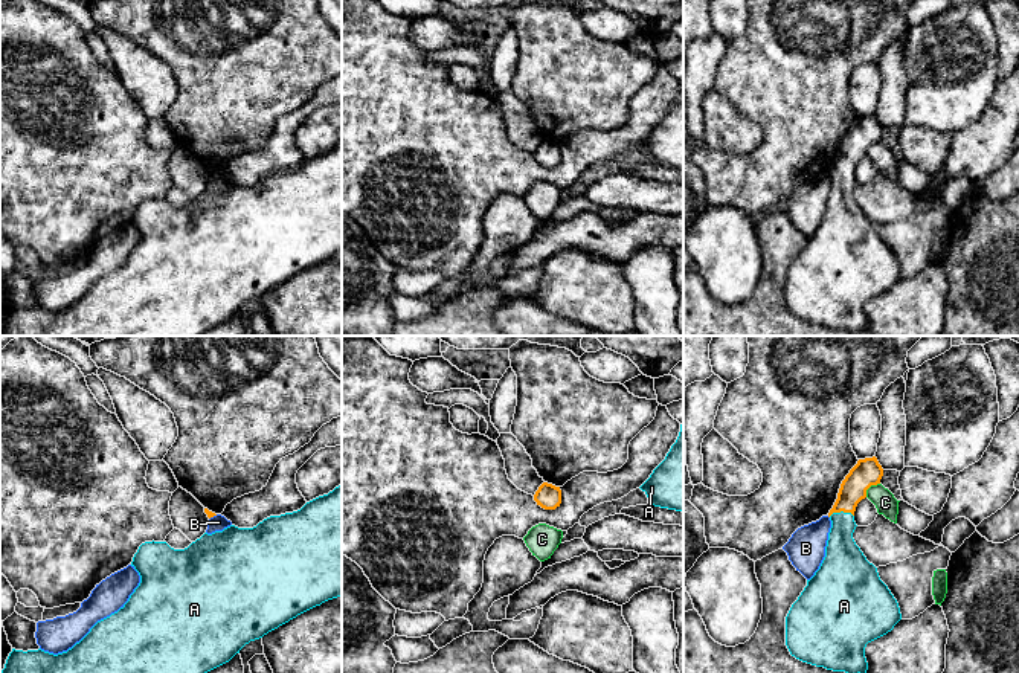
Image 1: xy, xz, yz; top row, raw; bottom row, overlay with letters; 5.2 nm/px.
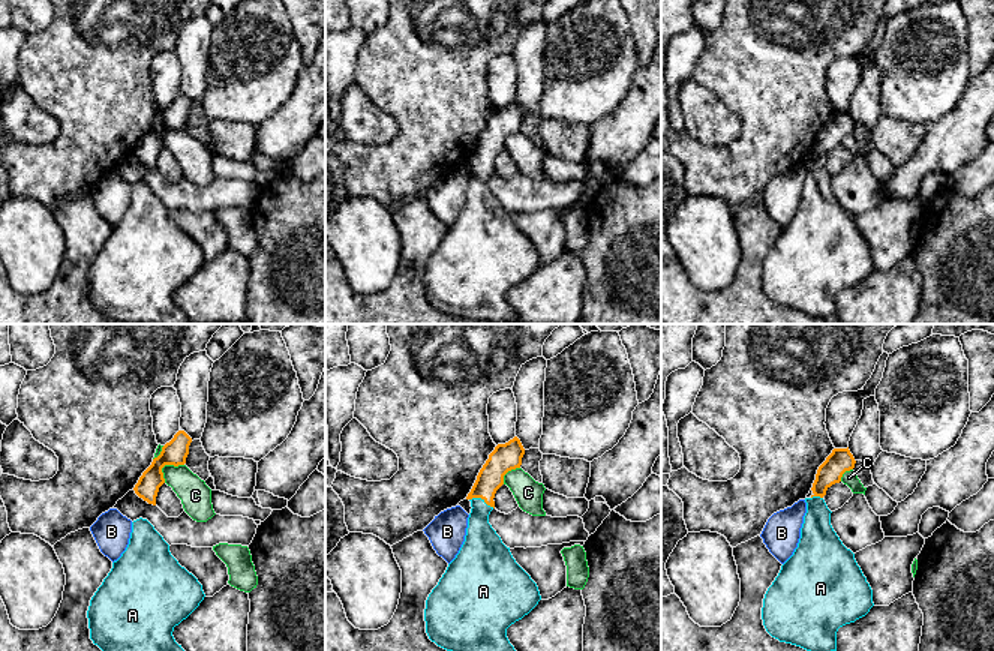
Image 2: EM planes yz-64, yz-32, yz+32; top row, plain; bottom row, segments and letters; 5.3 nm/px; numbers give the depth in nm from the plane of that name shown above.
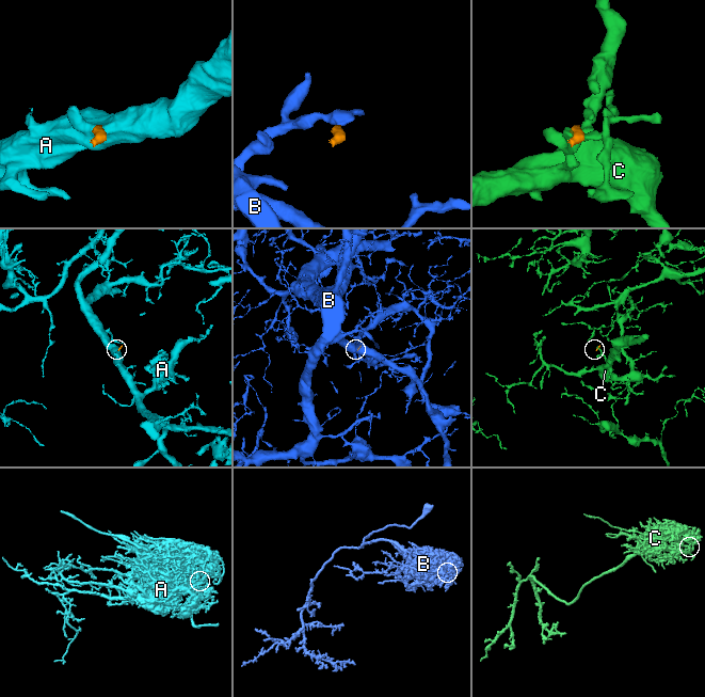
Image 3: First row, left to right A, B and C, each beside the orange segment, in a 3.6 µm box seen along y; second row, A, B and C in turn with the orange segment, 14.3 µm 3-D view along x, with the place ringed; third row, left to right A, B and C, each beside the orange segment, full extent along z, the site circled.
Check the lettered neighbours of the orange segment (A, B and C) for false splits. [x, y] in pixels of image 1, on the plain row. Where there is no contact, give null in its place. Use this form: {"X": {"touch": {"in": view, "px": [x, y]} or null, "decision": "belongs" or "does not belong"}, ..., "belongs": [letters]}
{"A": {"touch": {"in": "yz", "px": [841, 168]}, "decision": "belongs"}, "B": {"touch": {"in": "xy", "px": [212, 174]}, "decision": "does not belong"}, "C": {"touch": {"in": "yz", "px": [870, 144]}, "decision": "does not belong"}, "belongs": ["A"]}

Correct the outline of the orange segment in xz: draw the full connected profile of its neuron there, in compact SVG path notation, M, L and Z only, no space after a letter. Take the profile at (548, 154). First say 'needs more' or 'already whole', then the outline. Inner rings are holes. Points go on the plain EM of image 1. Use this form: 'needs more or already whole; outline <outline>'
already whole; outline M543 140L535 150L534 159L545 168L555 168L561 162L561 148L560 145Z

